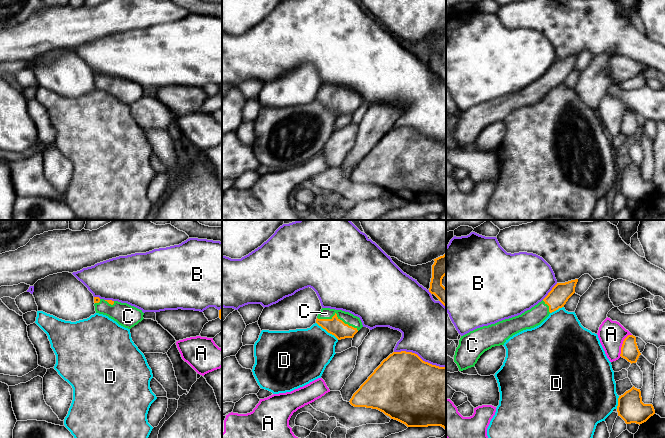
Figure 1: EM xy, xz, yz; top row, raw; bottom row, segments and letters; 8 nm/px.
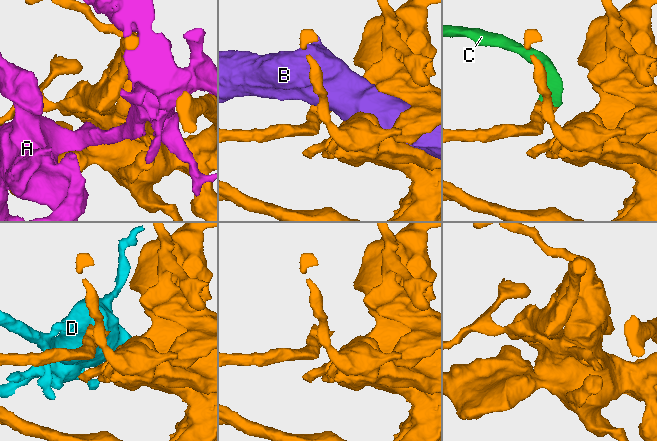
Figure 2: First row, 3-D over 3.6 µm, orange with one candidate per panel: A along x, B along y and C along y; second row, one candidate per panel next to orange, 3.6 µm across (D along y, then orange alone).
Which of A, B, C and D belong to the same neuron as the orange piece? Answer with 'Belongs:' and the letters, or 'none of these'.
Belongs: C

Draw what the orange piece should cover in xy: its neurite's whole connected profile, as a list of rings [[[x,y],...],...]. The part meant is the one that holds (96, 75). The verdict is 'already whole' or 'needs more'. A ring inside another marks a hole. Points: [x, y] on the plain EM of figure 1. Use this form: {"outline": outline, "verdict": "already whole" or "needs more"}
{"outline": [[[94,73],[94,79],[96,89],[106,91],[128,105],[131,105],[144,95],[142,86],[127,79],[104,76],[99,73]]], "verdict": "needs more"}

